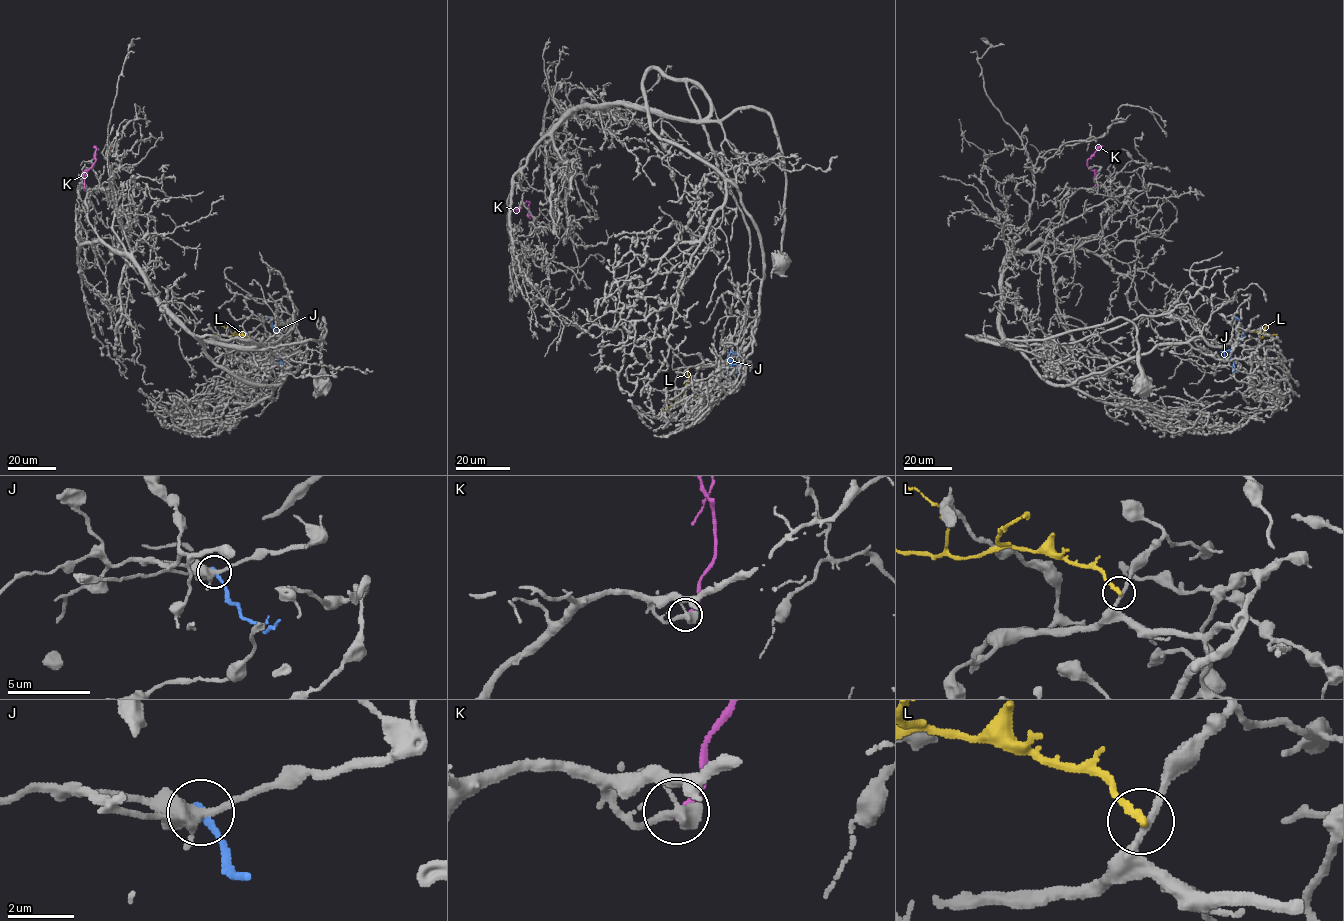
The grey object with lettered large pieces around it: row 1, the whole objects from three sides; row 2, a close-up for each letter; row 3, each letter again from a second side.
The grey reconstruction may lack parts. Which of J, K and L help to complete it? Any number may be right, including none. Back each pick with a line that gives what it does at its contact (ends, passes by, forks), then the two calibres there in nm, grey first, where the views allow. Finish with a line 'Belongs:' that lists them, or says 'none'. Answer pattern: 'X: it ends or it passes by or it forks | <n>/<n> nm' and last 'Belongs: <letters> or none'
K: it ends | 320/220 nm
Belongs: K

